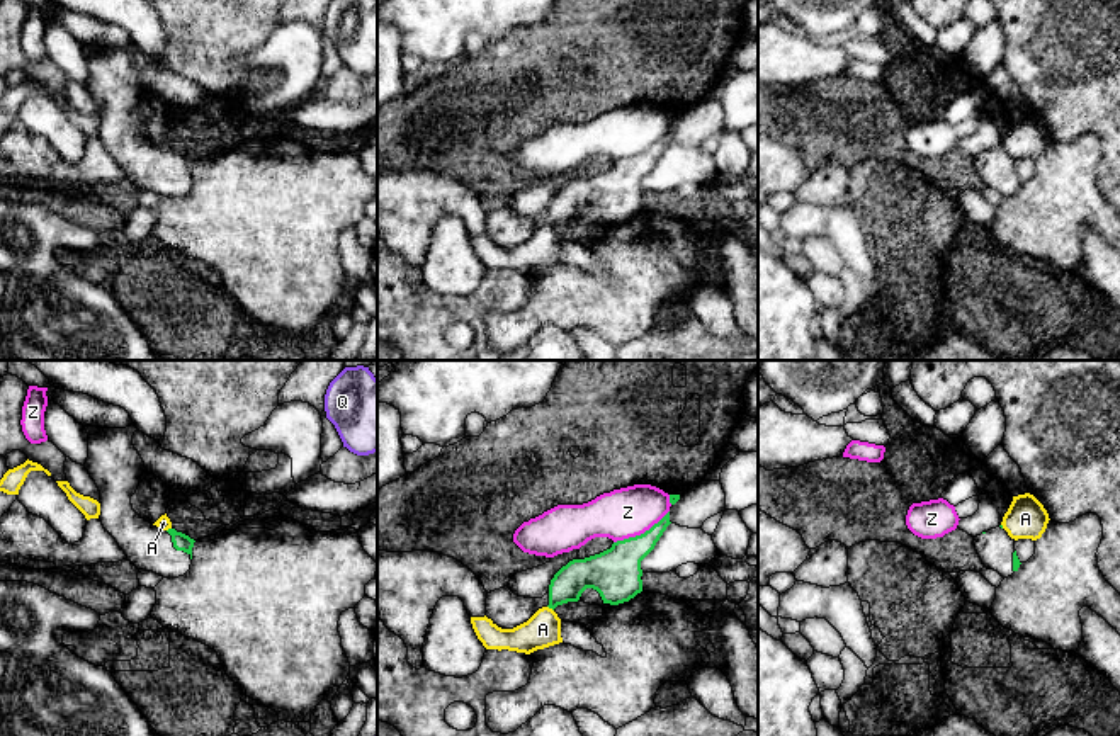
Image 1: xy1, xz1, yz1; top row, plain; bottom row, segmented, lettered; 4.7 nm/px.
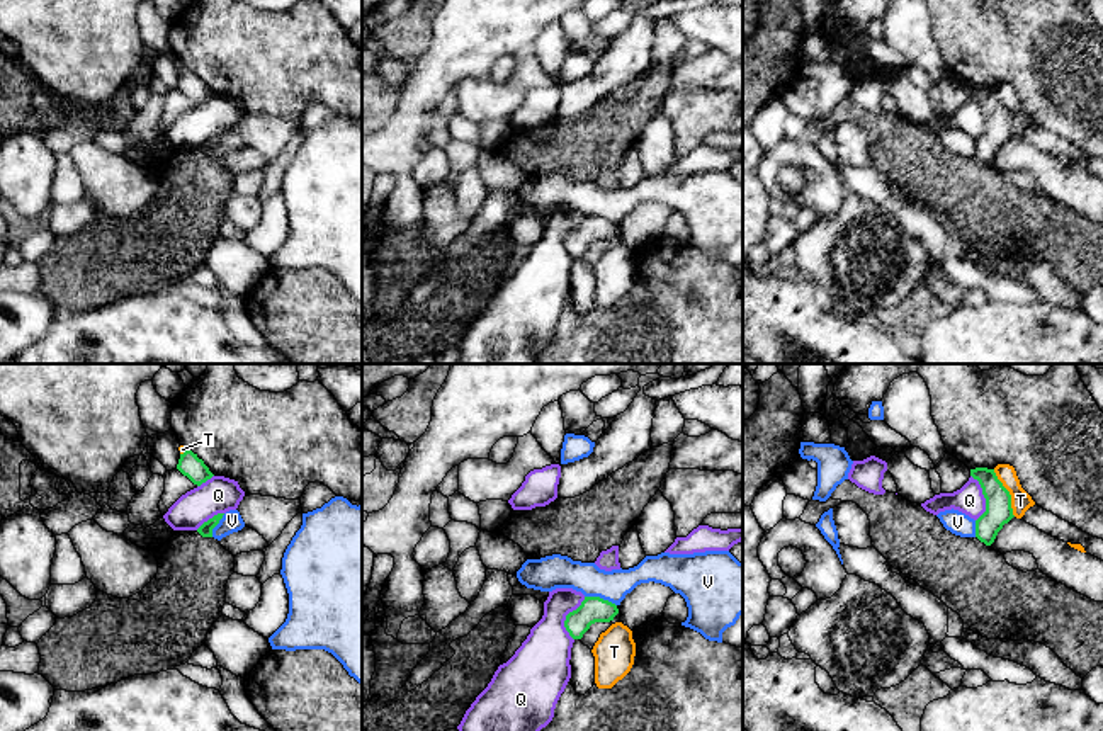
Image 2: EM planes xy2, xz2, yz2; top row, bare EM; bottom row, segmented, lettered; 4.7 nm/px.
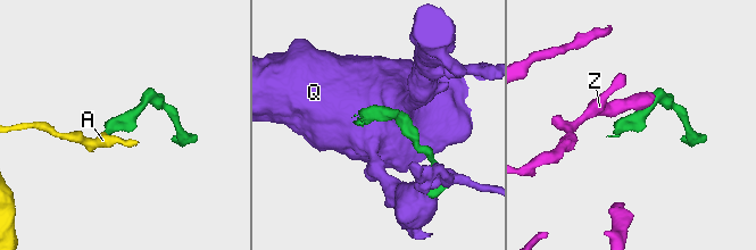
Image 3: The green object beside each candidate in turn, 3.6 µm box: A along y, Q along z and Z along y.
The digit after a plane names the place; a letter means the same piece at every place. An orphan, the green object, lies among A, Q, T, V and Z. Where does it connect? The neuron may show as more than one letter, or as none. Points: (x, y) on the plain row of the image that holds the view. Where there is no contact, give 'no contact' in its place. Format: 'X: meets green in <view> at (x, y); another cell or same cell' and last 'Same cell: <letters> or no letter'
A: meets green in xz1 at (551, 226); another cell
Q: meets green in yz2 at (984, 116); another cell
T: meets green in yz2 at (1008, 113); another cell
V: meets green in xz2 at (599, 216); another cell
Z: meets green in xz1 at (641, 153); another cell
Same cell: no letter

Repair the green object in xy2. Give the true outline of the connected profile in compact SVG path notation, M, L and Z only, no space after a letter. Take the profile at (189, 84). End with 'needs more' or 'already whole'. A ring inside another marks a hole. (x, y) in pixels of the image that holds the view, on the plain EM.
M190 68L180 73L177 88L197 105L214 95L204 80L199 78L197 73L194 73Z; already whole

